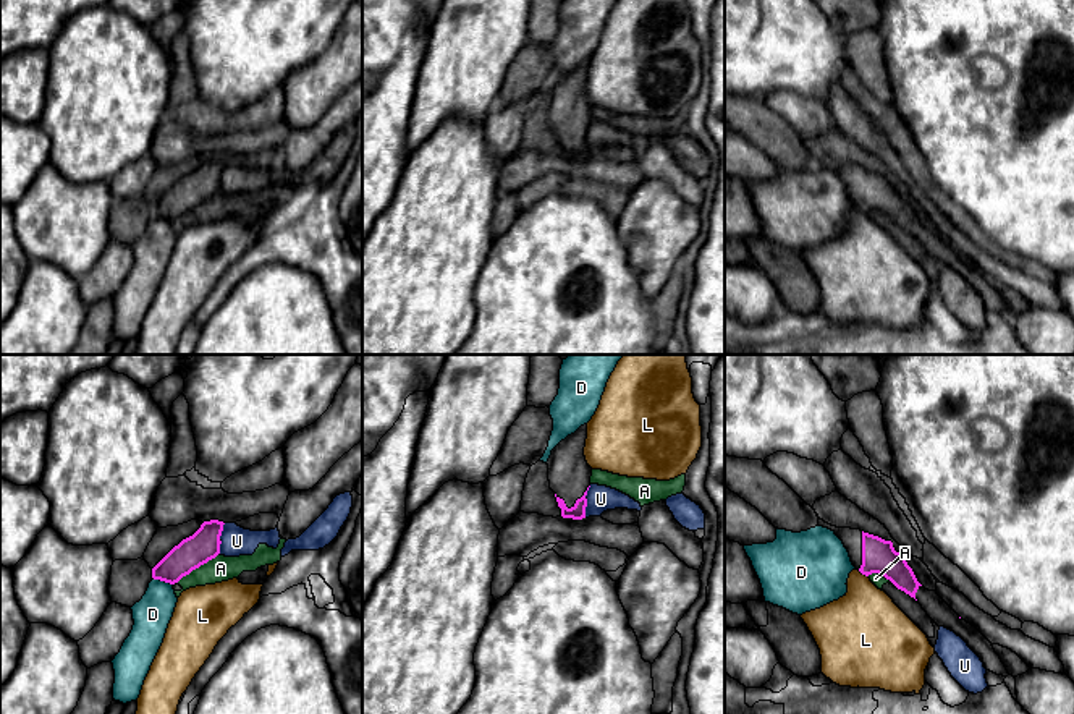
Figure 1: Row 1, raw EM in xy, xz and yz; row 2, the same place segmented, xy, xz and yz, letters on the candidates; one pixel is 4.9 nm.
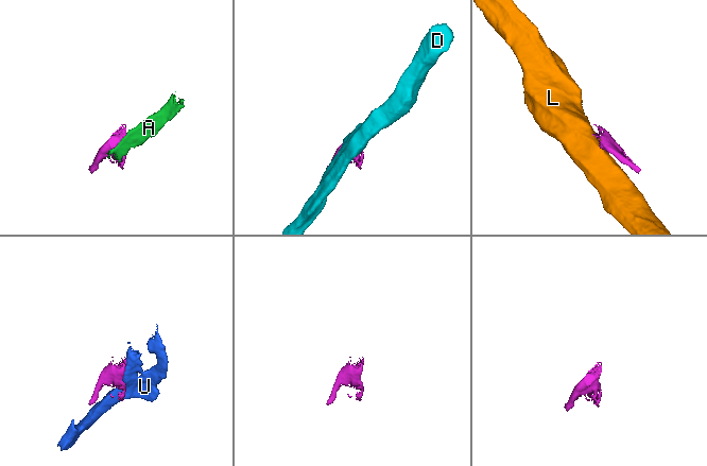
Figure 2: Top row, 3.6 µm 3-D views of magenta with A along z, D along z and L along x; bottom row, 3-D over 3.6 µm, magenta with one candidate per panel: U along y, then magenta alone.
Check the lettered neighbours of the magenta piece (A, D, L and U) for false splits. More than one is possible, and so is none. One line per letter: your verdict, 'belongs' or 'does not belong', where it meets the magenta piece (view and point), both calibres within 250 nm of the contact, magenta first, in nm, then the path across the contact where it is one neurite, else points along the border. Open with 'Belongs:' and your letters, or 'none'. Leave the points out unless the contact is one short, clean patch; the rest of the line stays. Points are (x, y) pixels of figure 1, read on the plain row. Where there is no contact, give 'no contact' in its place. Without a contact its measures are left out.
Belongs: none
A: does not belong; meets magenta in xy at (196, 204); 160 nm thick on the magenta side, 130 nm on the other
D: does not belong; meets magenta in xy at (162, 217); 160 nm thick on the magenta side, 190 nm on the other
L: does not belong; meets magenta in yz at (862, 211); 170 nm thick on the magenta side, 360 nm on the other; border along yz (858, 208), (867, 214)
U: does not belong; meets magenta in xz at (586, 140); 80 nm thick on the magenta side, 130 nm on the other

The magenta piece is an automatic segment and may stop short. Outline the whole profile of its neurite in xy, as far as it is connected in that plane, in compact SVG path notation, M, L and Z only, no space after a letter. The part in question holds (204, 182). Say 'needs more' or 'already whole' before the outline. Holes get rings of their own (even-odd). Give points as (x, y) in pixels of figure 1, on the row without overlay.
already whole; M218 157L204 159L192 173L183 176L152 206L152 215L175 222L215 196L220 191L223 162Z

